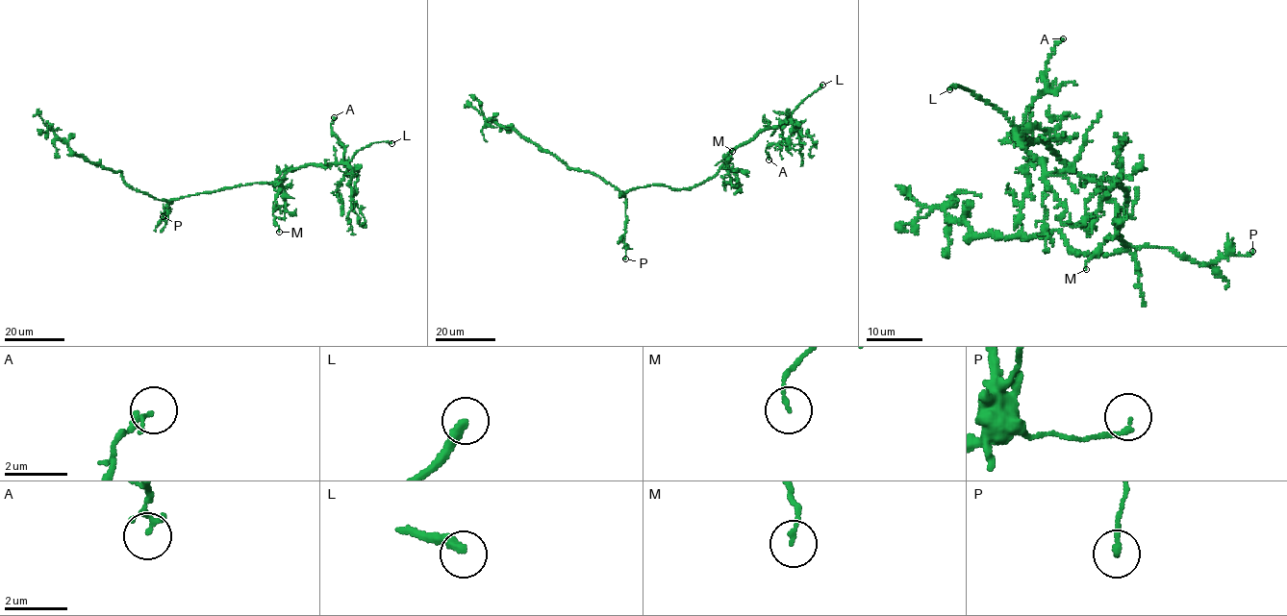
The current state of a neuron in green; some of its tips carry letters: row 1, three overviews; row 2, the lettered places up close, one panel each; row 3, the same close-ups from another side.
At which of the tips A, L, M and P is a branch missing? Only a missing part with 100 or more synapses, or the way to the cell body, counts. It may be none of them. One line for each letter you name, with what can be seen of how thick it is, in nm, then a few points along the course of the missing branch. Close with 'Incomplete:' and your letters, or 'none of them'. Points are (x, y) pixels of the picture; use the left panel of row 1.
L: Thickness 300 nm
Incomplete: L

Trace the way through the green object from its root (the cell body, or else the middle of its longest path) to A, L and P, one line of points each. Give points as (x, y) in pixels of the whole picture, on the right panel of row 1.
A: (1123, 209), (1122, 184), (1073, 173), (1047, 143), (1025, 135), (1023, 115), (1045, 89), (1047, 58), (1063, 38)
L: (1123, 209), (1127, 199), (1122, 184), (1071, 172), (1047, 143), (1025, 136), (996, 108), (961, 86), (949, 89)
P: (1123, 209), (1115, 224), (1120, 239), (1130, 247), (1170, 247), (1179, 255), (1206, 264), (1252, 251)

